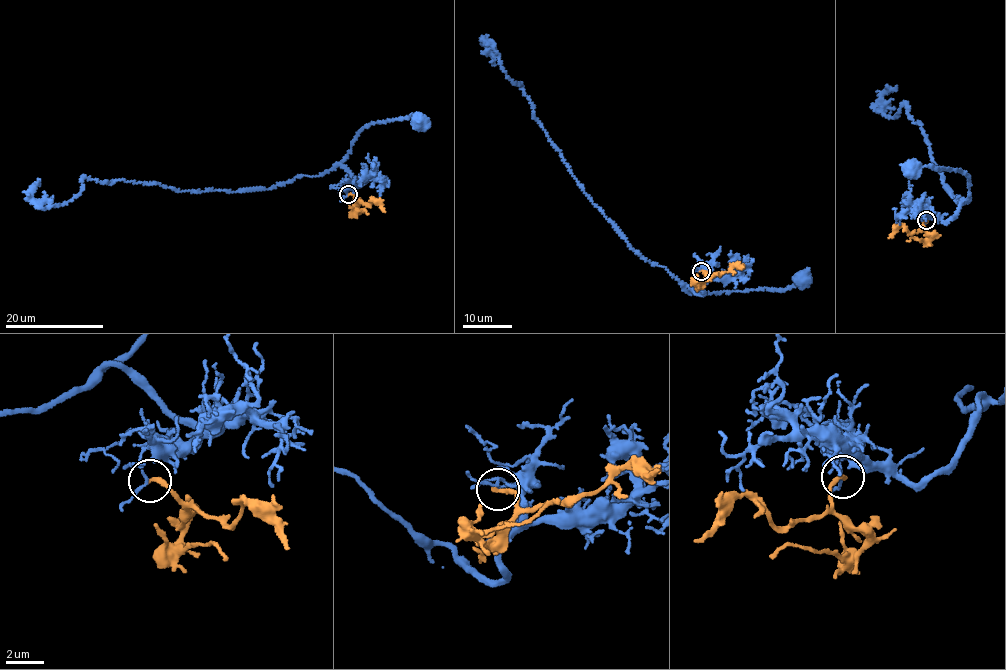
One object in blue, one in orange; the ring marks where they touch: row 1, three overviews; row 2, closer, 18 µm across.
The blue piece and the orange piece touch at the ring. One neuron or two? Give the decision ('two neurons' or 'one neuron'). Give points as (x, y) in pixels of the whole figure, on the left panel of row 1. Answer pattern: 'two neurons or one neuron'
two neurons

